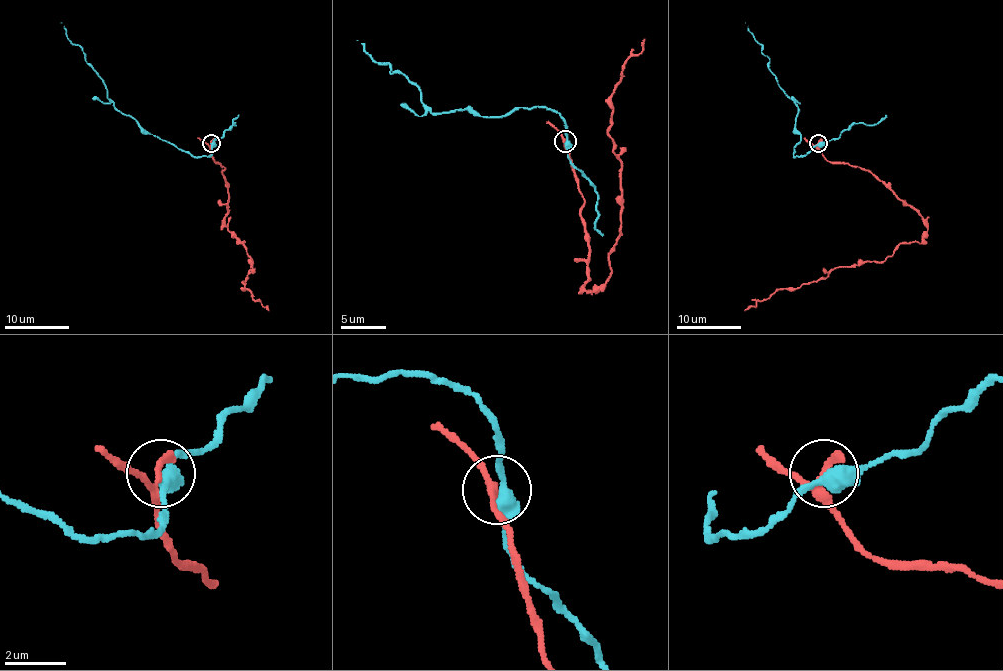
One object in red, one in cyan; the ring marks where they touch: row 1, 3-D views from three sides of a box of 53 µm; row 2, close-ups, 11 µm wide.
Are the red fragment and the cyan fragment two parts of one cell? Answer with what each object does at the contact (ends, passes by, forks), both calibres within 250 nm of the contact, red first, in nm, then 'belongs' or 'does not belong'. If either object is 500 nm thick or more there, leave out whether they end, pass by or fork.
red passes by; cyan passes by; 260 nm thick on the red side, 420 nm on the other; does not belong

